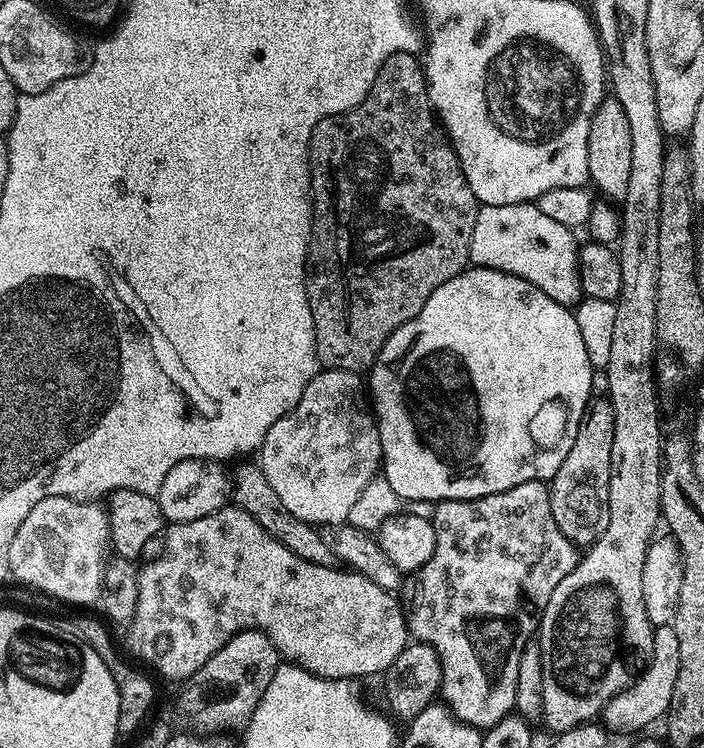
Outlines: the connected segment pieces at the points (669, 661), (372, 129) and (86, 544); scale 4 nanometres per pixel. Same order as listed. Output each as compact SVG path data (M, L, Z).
M663 624L655 629L652 638L652 658L647 668L637 676L625 692L618 694L604 708L602 713L603 727L616 732L640 732L648 728L656 719L663 717L670 706L674 694L674 681L678 679L680 659L678 658L678 634L672 624Z
M399 52L386 58L378 70L378 78L374 78L374 86L370 86L370 94L366 94L363 102L349 112L322 118L322 122L314 126L310 138L308 173L312 175L312 237L308 240L308 261L304 264L304 289L310 302L310 314L314 318L316 359L325 369L333 372L367 373L390 334L414 319L438 286L450 282L450 278L465 271L470 264L470 234L474 234L478 201L462 174L462 166L452 149L451 140L432 110L428 77L424 74L421 61L416 59L410 52Z
M51 496L42 498L30 514L26 514L26 522L18 526L18 534L14 534L14 542L10 542L8 551L8 570L11 579L21 580L48 596L57 596L60 600L72 604L75 600L99 601L104 587L104 567L106 556L110 548L110 535L108 514L103 507L96 502L89 502L84 498L70 496Z

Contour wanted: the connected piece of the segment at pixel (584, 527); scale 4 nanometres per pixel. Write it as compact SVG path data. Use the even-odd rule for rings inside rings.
M606 398L593 399L580 420L574 446L550 481L550 506L558 530L572 544L591 546L610 522L610 450L614 446L614 410Z

